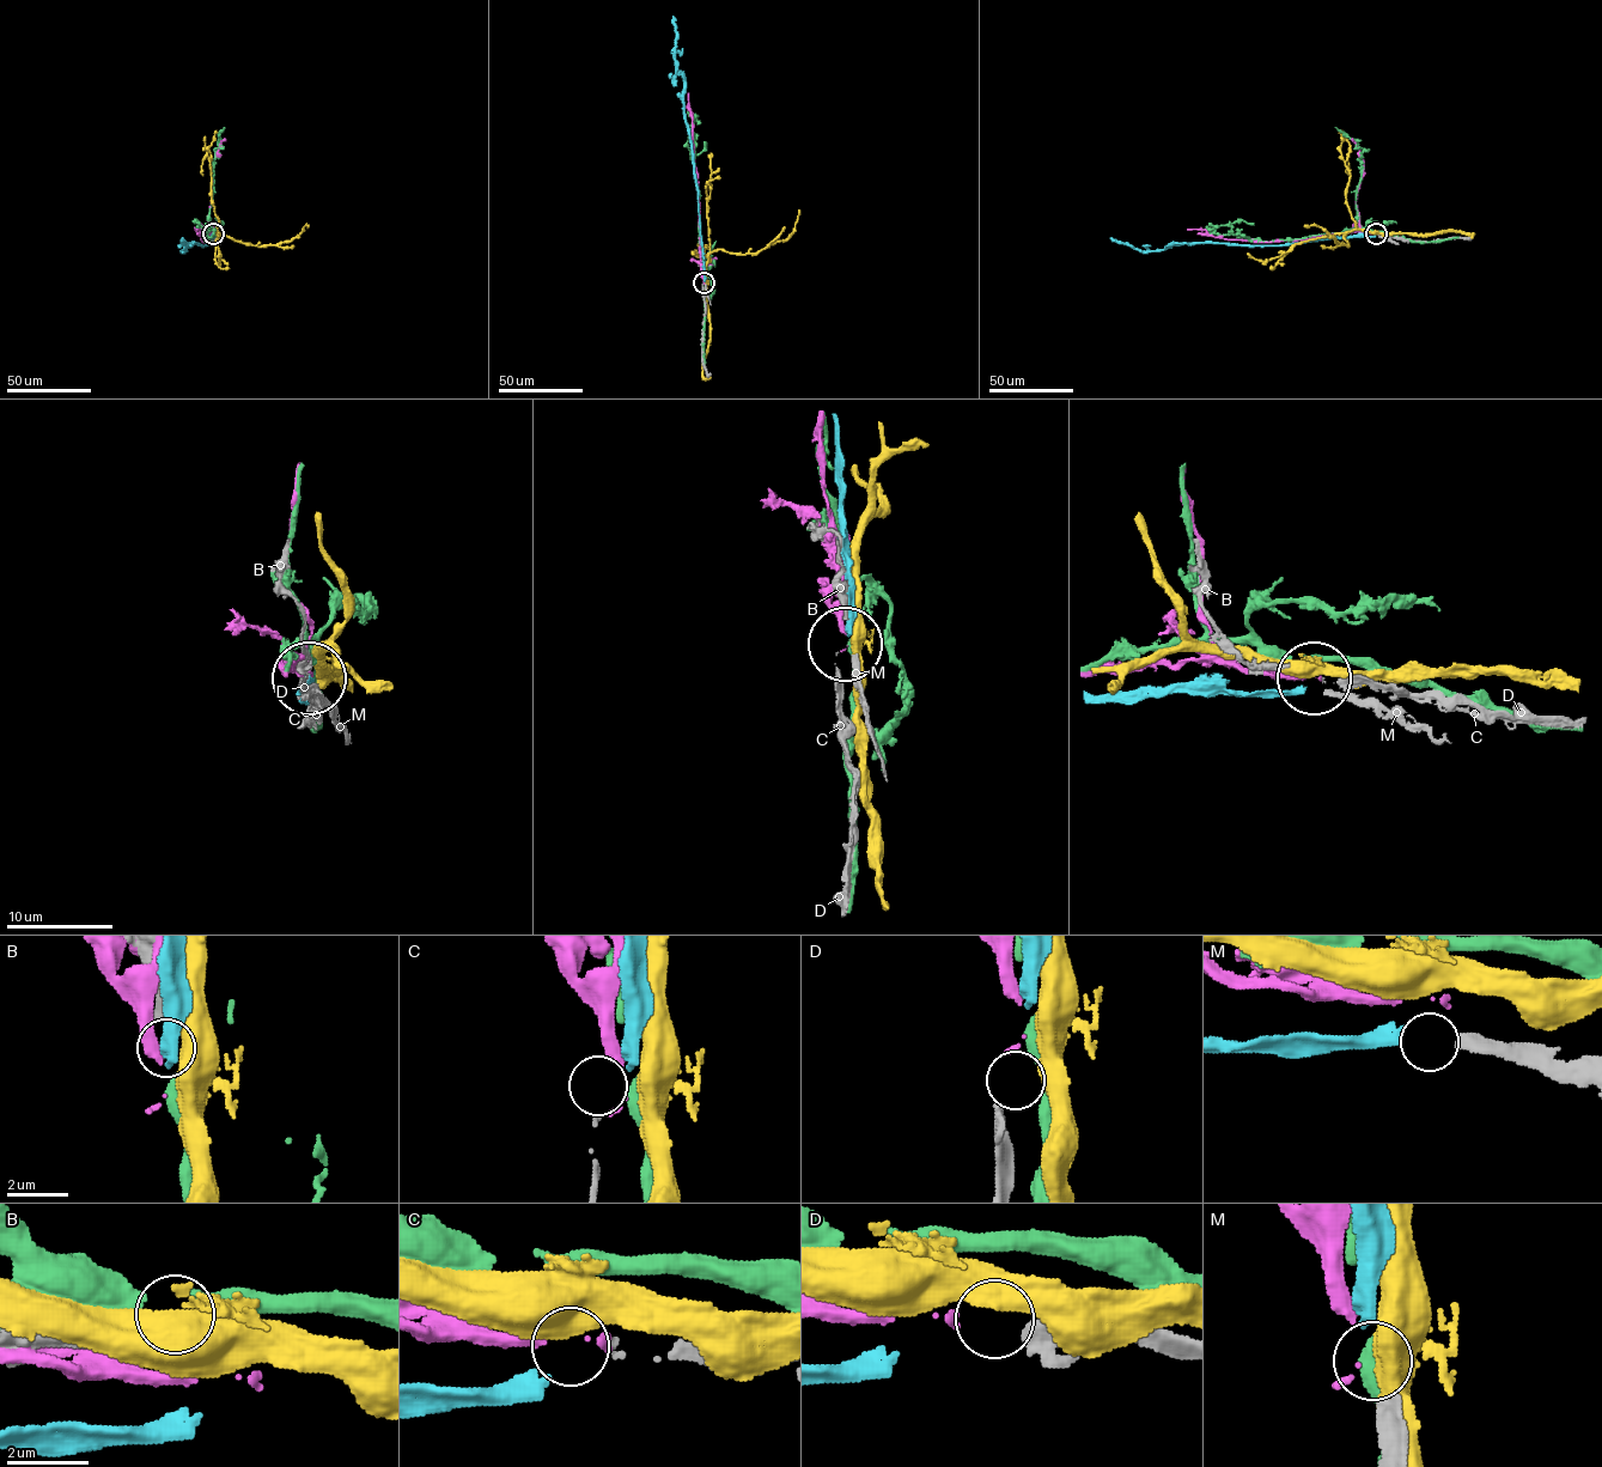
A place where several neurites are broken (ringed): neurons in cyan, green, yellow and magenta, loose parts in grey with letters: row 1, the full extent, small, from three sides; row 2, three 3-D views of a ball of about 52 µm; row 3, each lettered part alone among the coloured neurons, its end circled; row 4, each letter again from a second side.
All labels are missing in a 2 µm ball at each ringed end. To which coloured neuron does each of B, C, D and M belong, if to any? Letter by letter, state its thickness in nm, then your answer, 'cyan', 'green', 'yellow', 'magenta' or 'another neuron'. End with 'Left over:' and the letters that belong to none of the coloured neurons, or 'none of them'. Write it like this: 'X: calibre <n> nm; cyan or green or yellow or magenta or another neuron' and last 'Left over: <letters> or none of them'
B: calibre 320 nm; another neuron
C: calibre 110 nm; another neuron
D: calibre 280 nm; magenta
M: calibre 340 nm; another neuron
Left over: B, C, M

